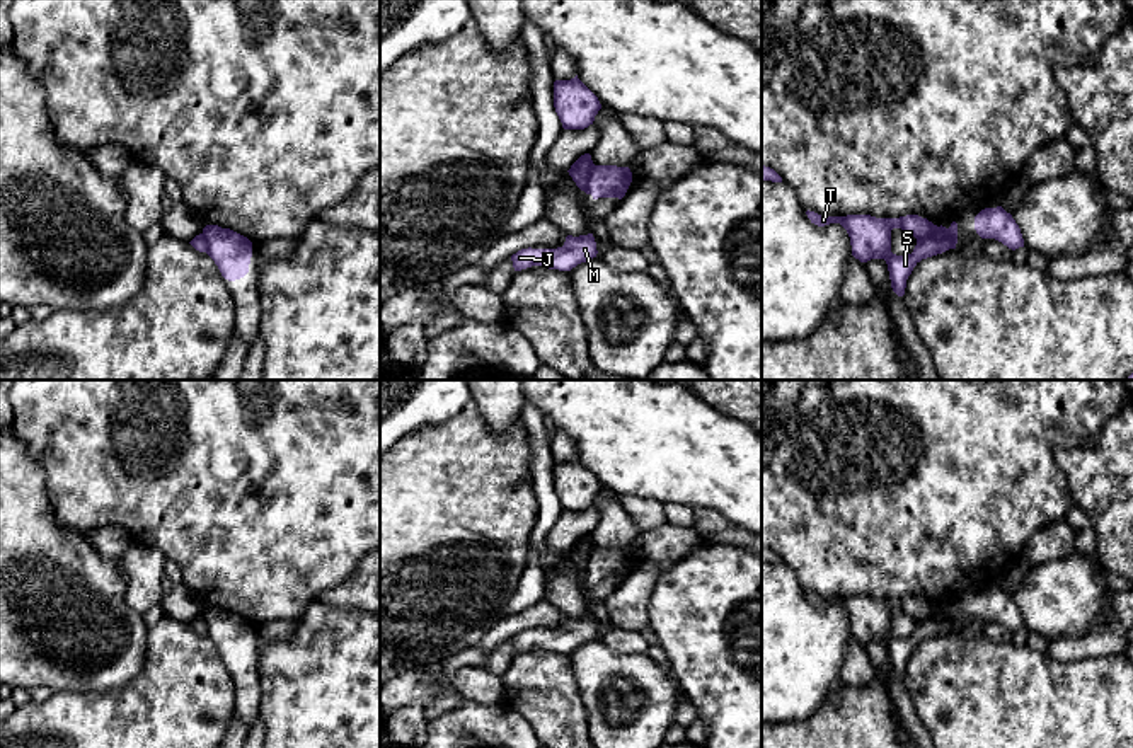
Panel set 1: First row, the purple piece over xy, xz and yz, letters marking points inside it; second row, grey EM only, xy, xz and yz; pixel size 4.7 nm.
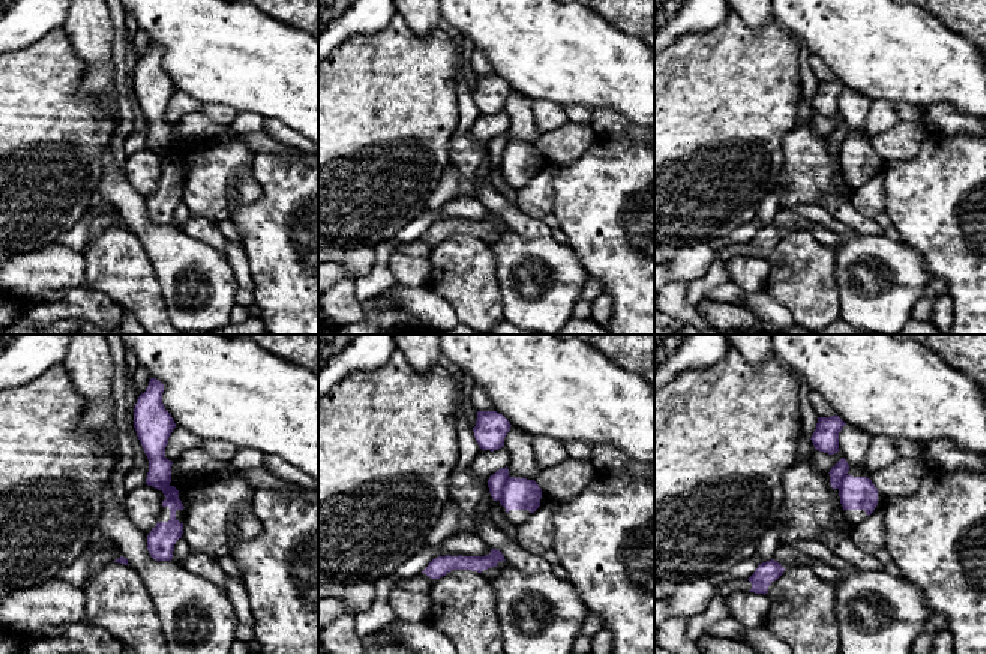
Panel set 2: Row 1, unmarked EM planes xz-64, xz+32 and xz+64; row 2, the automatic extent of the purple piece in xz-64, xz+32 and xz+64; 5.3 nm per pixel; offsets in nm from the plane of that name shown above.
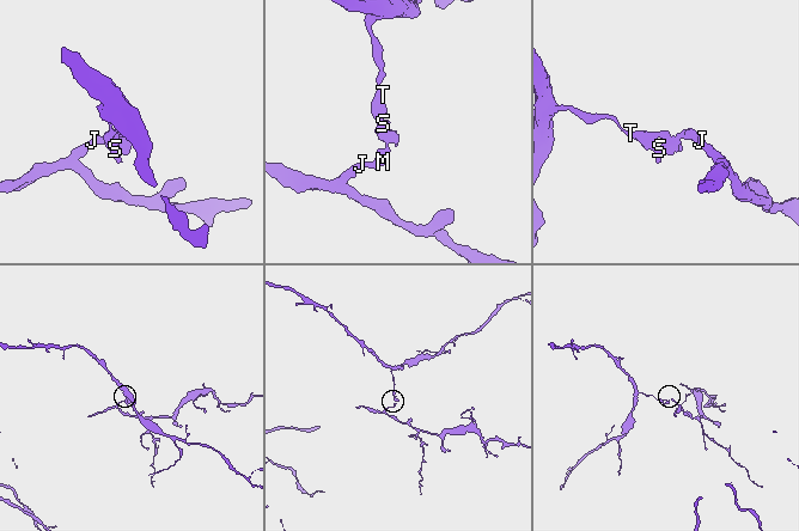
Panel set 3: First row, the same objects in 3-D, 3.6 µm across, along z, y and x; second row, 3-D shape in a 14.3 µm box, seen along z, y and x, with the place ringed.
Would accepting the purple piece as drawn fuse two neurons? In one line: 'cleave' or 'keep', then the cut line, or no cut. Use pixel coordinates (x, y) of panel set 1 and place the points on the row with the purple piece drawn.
cleave; cut in xz along (593, 164), (583, 189)

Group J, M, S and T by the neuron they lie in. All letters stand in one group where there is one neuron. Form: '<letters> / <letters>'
J M / S T

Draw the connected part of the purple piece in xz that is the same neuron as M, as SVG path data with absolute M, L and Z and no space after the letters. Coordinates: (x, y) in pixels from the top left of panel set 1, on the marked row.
M593 233L572 237L567 235L562 247L557 249L521 249L511 256L515 271L532 266L571 271L581 262L596 257L596 242Z

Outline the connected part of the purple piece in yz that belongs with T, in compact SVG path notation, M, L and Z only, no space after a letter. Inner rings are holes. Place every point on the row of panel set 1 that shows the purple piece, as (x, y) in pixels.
M809 210L806 215L811 223L818 227L840 223L850 237L852 256L860 262L884 259L889 271L891 288L898 296L905 295L906 279L922 259L947 250L947 244L937 237L937 225L918 215L900 218L876 218L871 215L821 216ZM893 228L901 228L917 239L912 254L896 256L891 252Z

